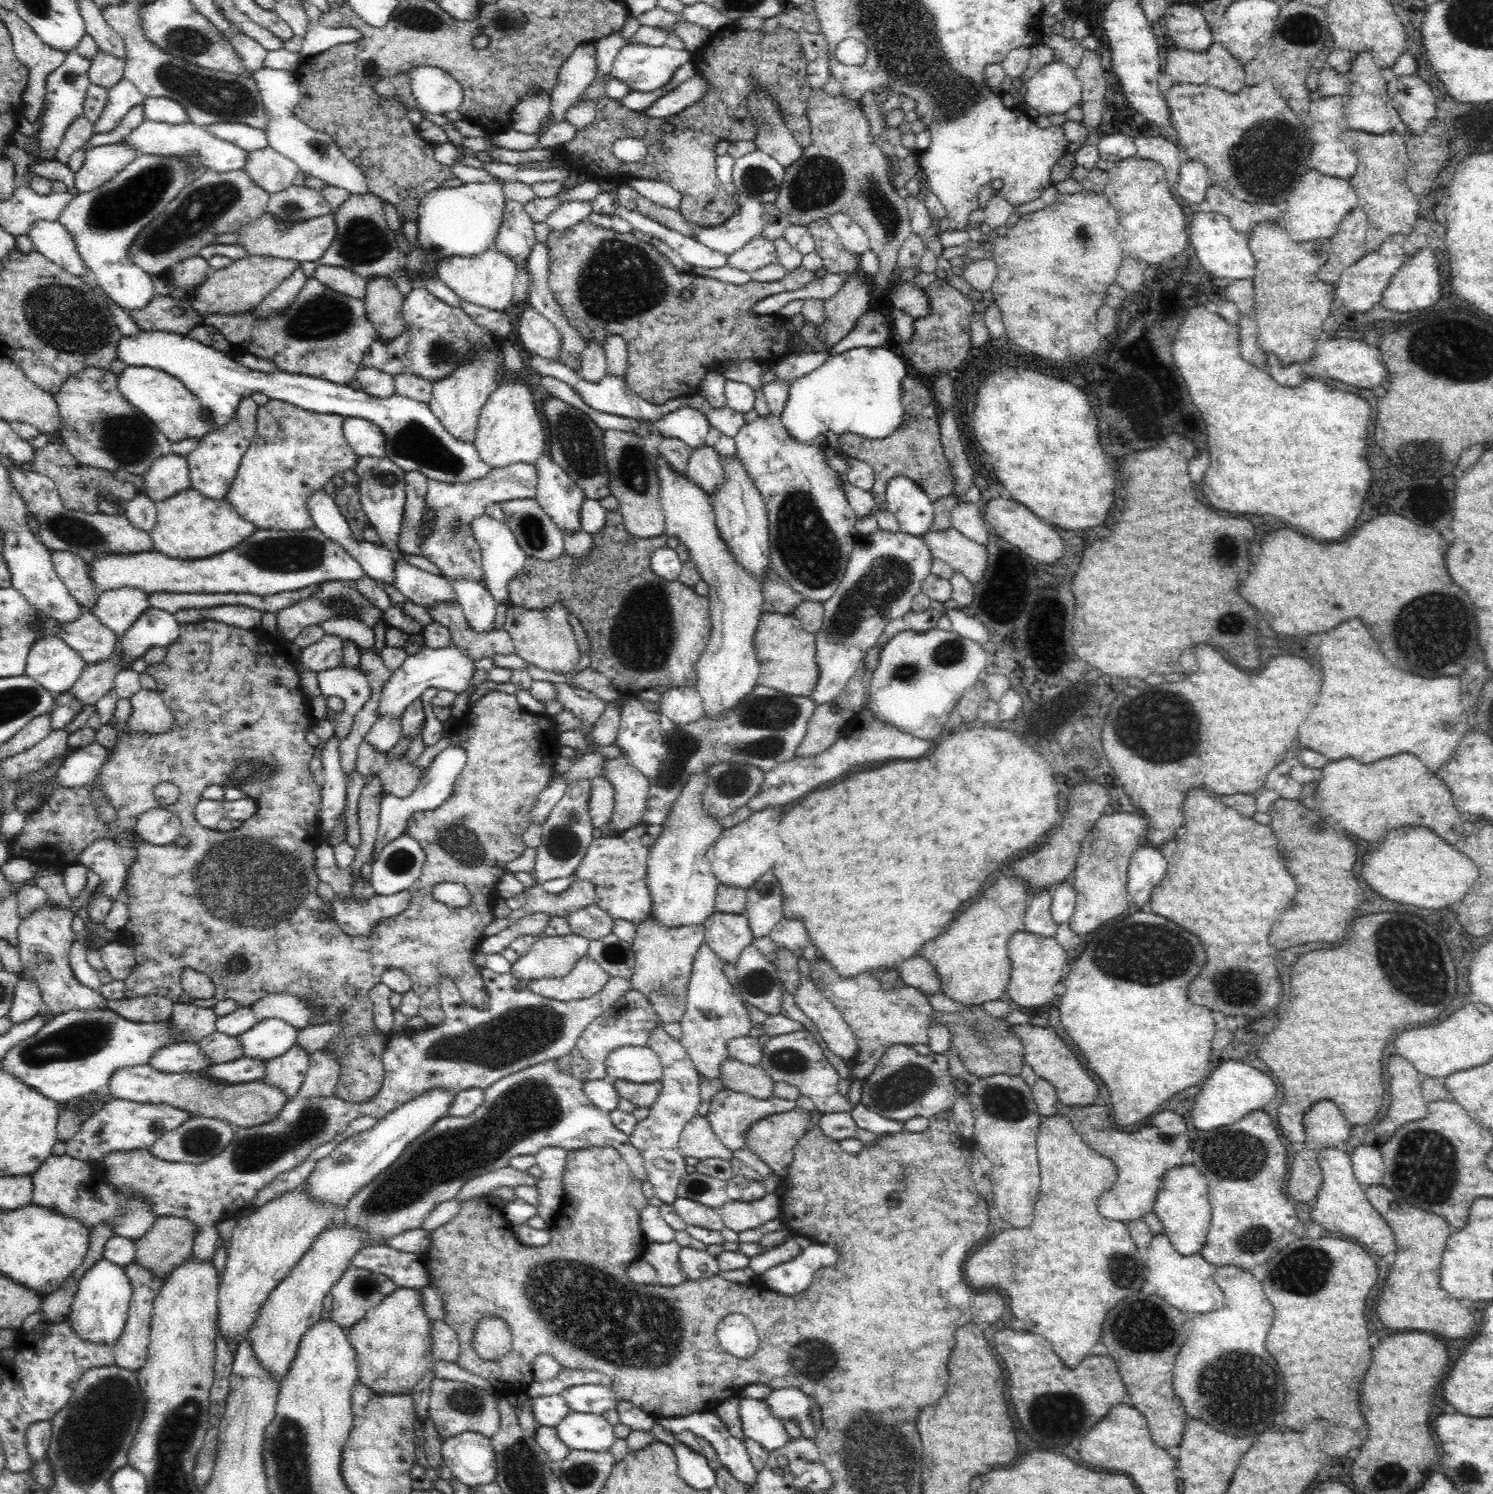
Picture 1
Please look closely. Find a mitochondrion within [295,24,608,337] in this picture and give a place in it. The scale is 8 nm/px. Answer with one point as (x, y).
(362, 242)

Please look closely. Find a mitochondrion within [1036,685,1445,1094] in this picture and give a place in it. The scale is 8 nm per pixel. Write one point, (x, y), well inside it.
(1120, 952)

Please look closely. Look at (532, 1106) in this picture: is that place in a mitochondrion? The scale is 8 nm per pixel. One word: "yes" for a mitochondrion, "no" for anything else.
yes

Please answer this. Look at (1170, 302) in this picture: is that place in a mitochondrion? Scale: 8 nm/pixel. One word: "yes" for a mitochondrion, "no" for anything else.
no

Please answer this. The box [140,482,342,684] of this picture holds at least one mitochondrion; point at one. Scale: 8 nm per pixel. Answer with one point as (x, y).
(292, 553)

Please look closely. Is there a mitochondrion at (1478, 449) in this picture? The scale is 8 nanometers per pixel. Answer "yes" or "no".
no

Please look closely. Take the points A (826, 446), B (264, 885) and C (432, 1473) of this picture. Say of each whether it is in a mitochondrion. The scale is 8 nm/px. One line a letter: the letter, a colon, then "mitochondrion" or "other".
A: other
B: mitochondrion
C: other

